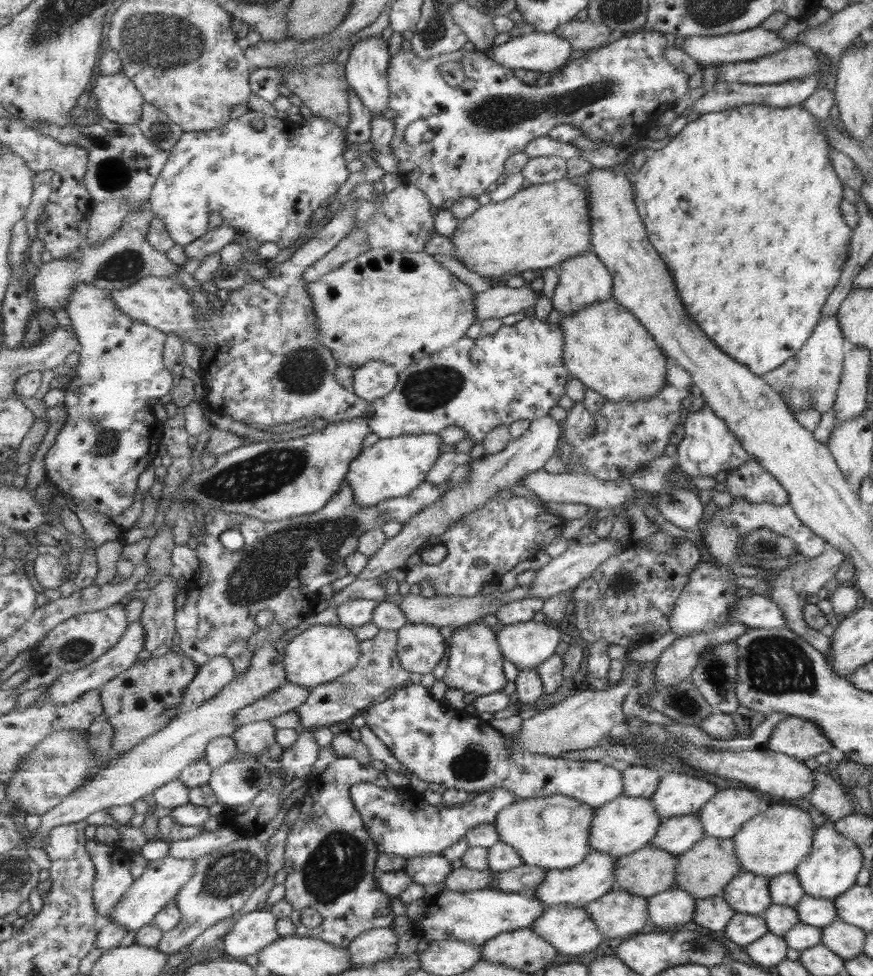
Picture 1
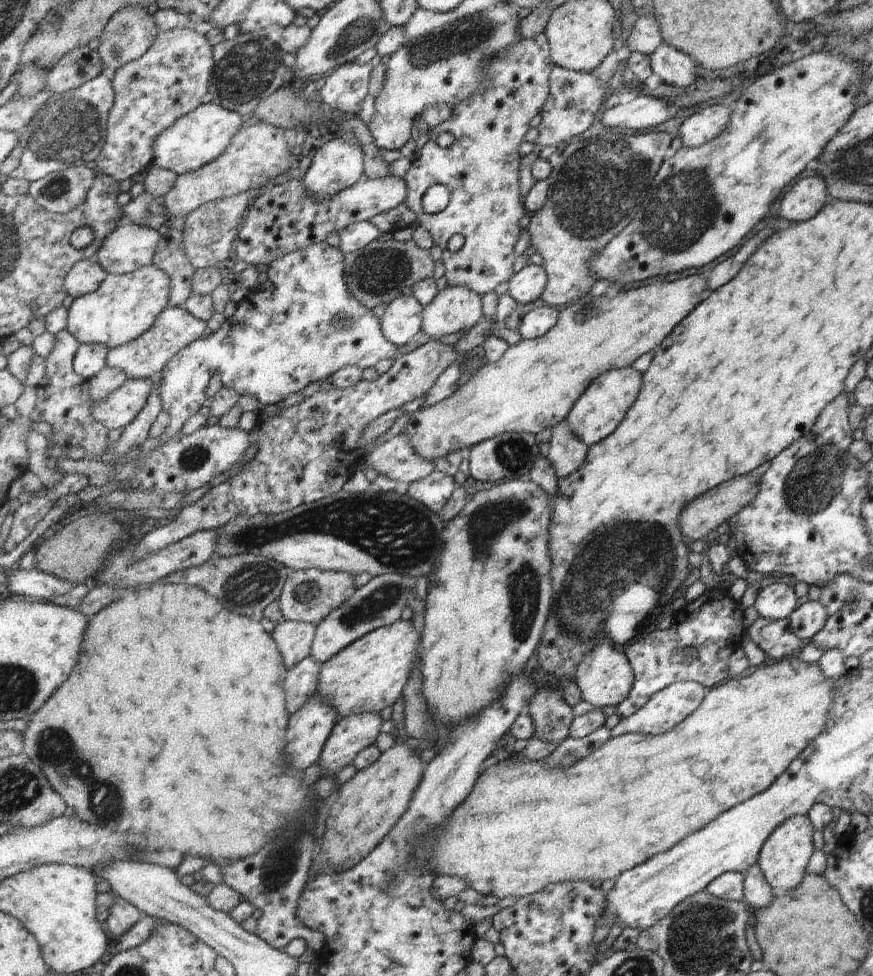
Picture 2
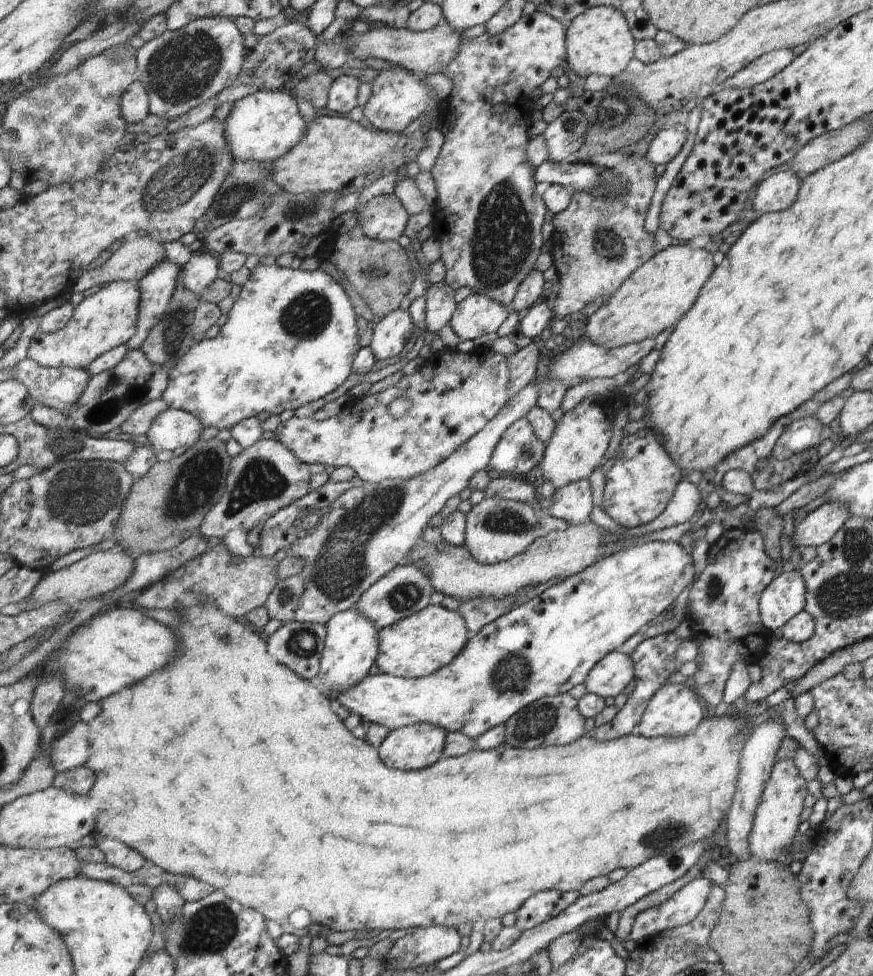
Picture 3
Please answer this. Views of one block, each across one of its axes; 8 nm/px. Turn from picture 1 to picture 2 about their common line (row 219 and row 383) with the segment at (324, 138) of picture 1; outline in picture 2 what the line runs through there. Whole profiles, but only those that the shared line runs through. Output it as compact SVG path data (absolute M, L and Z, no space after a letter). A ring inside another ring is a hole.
M326 241L319 242L319 244L314 244L307 248L299 248L299 250L291 252L291 254L287 254L287 256L275 260L267 270L268 278L273 285L273 290L250 290L250 292L236 305L234 315L232 317L227 316L224 323L216 330L216 332L211 333L209 338L200 338L199 340L196 340L193 344L186 346L185 349L178 352L159 374L160 376L163 376L163 382L161 382L163 408L170 417L170 423L160 437L148 438L146 440L143 450L141 450L139 460L147 460L149 454L151 454L153 450L156 450L156 448L159 448L163 442L167 442L169 438L175 438L175 436L181 432L181 428L185 426L185 422L187 422L191 416L195 416L203 406L209 403L209 397L205 392L207 392L209 382L211 382L211 378L213 378L215 374L219 374L220 380L224 386L231 388L231 390L235 390L235 392L238 392L241 396L243 396L243 394L251 394L251 396L255 396L259 402L258 411L260 411L260 407L269 406L269 404L279 404L279 402L287 400L291 394L305 390L305 388L307 388L309 384L313 384L313 382L327 381L332 374L335 374L342 368L347 368L347 366L359 366L361 370L364 370L365 368L371 368L371 366L377 366L383 359L396 360L400 356L399 346L394 342L391 342L390 339L383 334L382 319L375 317L371 309L367 308L362 302L359 302L359 299L355 298L355 295L351 294L351 291L347 288L346 266L344 262L345 257L342 250L339 250L338 247L330 246Z

